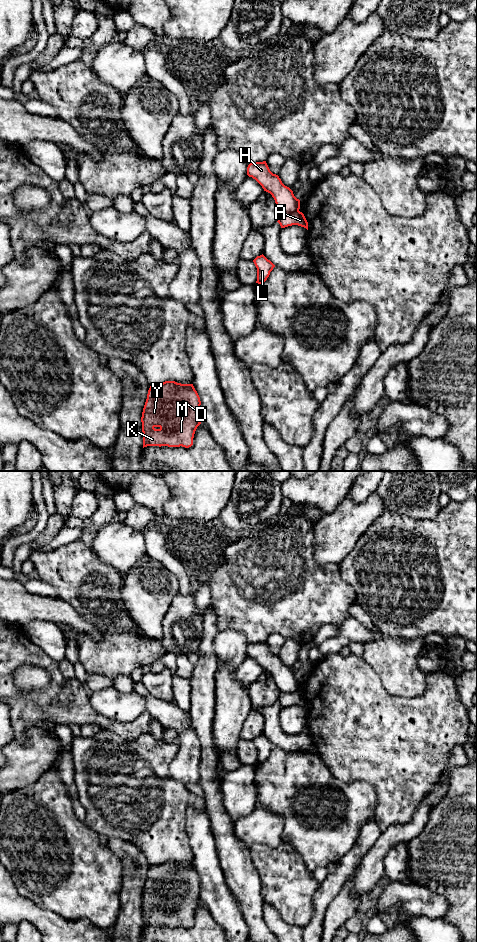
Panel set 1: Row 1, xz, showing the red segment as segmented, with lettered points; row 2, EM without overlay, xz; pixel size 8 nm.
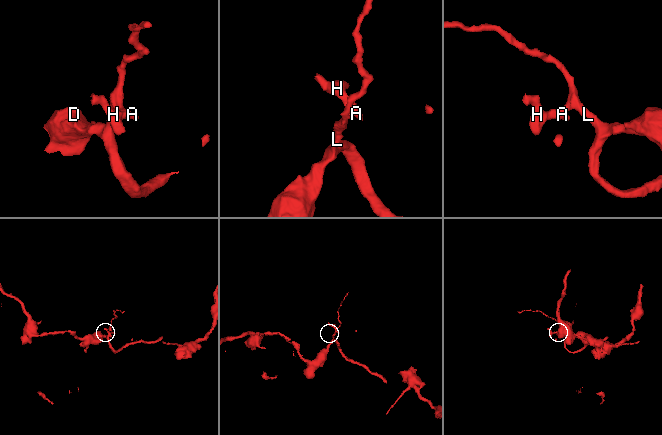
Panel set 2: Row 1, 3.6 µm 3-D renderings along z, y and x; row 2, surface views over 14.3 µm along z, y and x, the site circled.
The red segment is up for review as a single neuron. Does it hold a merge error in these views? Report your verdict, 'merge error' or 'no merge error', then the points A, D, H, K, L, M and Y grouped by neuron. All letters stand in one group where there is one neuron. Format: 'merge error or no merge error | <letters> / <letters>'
merge error | A D K L M Y / H

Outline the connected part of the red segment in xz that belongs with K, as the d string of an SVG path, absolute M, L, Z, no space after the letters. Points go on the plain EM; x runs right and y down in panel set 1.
M165 861L151 865L141 897L143 928L147 926L191 927L195 911L201 904L200 885L200 877L193 864Z

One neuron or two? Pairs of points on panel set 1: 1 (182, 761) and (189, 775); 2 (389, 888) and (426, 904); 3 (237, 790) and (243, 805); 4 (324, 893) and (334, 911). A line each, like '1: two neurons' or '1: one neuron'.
1: one neuron
2: one neuron
3: one neuron
4: two neurons

